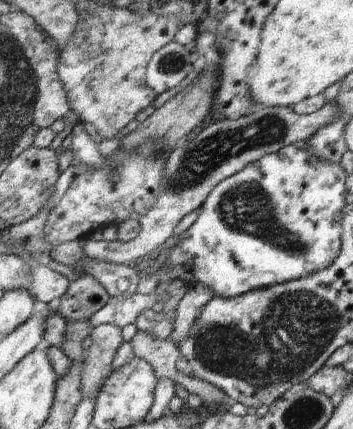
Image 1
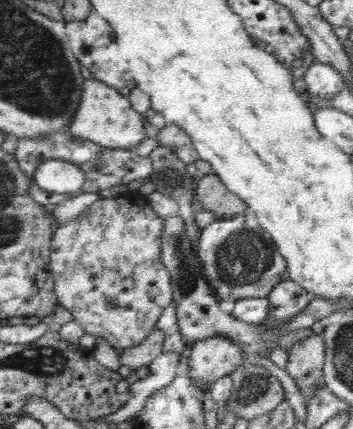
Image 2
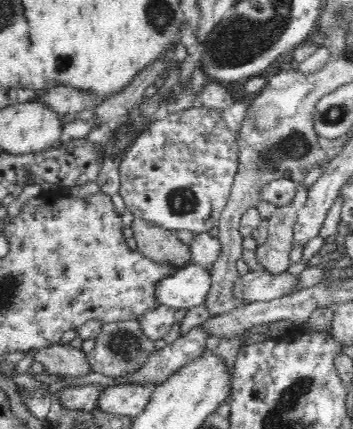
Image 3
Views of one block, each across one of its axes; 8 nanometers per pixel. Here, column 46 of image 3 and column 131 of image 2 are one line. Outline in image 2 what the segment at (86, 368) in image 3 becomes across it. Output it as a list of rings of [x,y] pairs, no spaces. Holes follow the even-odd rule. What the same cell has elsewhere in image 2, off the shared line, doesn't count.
[[[155,330],[143,344],[139,344],[137,348],[129,348],[129,350],[123,350],[119,354],[119,360],[123,366],[129,366],[131,374],[135,370],[139,370],[141,366],[149,368],[153,364],[153,360],[157,360],[159,356],[163,356],[167,350],[165,350],[165,340],[169,338],[169,332],[163,332],[163,330]]]

